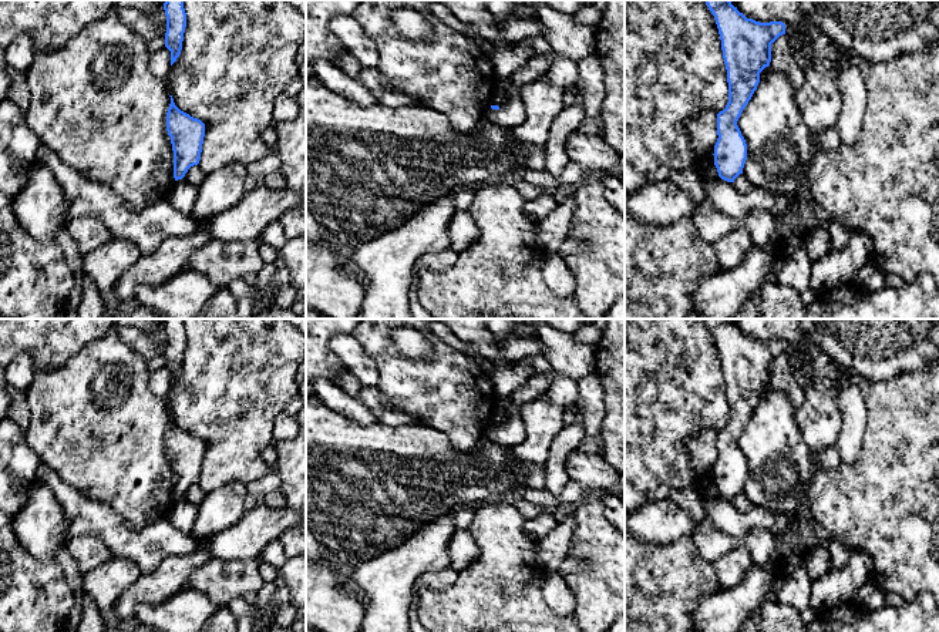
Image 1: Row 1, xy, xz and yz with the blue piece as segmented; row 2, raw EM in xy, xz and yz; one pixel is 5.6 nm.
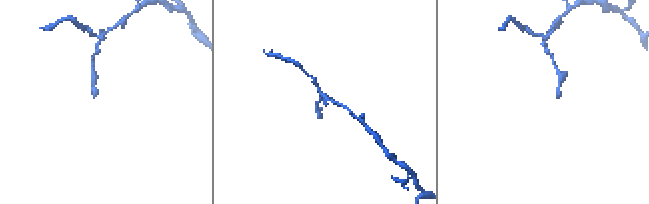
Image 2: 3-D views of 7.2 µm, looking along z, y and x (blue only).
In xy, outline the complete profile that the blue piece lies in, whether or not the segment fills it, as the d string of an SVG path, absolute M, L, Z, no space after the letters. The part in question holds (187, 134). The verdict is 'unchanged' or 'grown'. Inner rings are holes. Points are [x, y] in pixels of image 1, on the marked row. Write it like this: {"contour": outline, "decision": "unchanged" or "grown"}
{"contour": "M172 95L166 112L166 131L174 151L174 178L182 179L188 169L199 164L205 137L205 124L181 111Z", "decision": "unchanged"}

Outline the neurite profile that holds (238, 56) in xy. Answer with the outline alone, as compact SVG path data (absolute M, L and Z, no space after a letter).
M184 0L186 27L182 50L166 75L175 105L205 124L199 168L208 175L230 164L250 167L272 149L263 131L273 125L277 95L299 77L296 54L306 38L306 14L289 0Z

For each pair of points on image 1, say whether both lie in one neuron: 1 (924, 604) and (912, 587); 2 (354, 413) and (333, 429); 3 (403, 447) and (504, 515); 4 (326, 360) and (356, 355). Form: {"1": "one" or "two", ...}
{"1": "two", "2": "two", "3": "two", "4": "two"}

